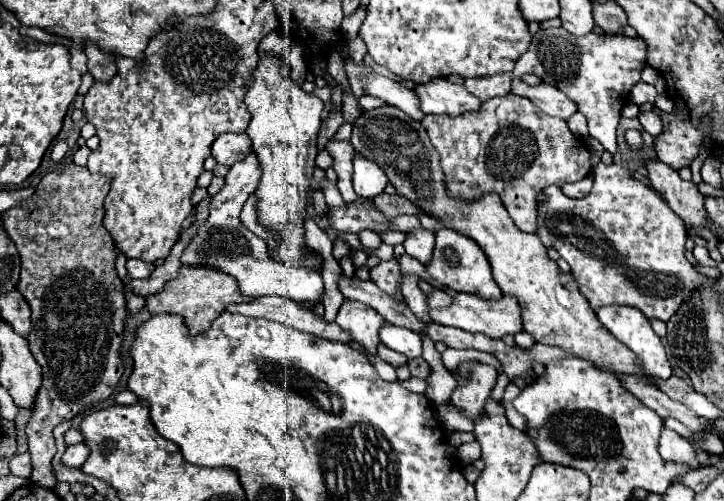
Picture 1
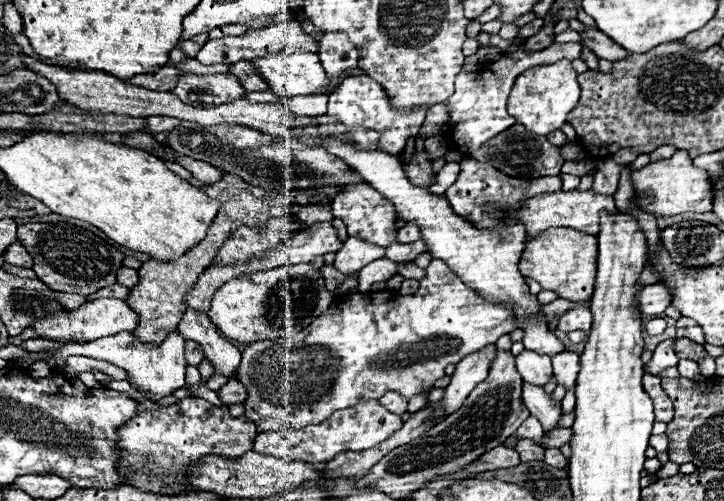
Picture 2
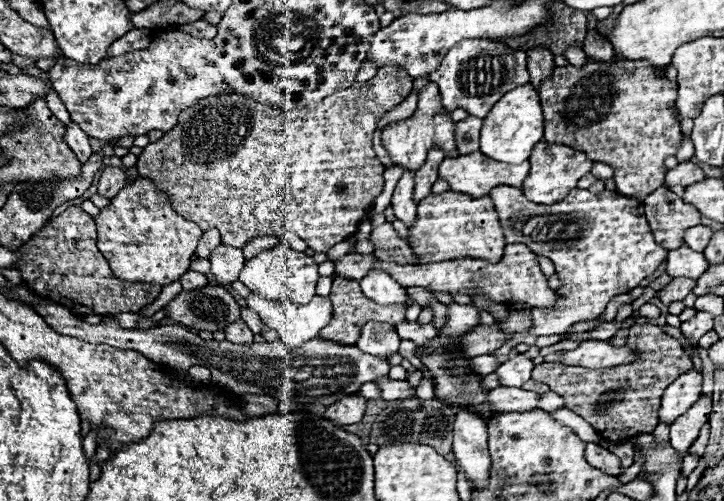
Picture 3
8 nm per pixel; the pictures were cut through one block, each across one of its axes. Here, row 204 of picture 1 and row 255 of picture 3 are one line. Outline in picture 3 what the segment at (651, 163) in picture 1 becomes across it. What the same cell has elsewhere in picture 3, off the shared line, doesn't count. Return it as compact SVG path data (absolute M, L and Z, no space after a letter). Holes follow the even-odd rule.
M680 246L678 250L668 252L666 270L672 278L684 276L684 278L698 280L702 276L704 268L708 268L708 260L704 258L702 252L694 252L688 246Z

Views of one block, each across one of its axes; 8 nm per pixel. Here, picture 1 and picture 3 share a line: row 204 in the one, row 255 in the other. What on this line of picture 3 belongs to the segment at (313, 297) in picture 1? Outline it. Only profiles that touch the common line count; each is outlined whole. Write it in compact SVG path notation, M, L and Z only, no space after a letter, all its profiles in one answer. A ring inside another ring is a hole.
M222 244L220 248L212 250L212 256L208 256L208 260L210 260L210 272L218 282L218 286L228 286L234 280L238 280L238 274L246 264L240 248L222 246Z

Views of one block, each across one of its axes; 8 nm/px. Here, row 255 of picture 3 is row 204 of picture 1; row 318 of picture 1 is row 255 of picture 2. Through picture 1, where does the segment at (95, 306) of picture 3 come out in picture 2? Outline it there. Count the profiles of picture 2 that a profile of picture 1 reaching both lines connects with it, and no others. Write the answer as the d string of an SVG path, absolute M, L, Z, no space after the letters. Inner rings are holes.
M44 222L44 224L22 224L18 226L20 244L34 258L36 276L52 290L90 296L100 288L116 282L116 272L122 268L124 254L112 248L106 240L66 222Z

